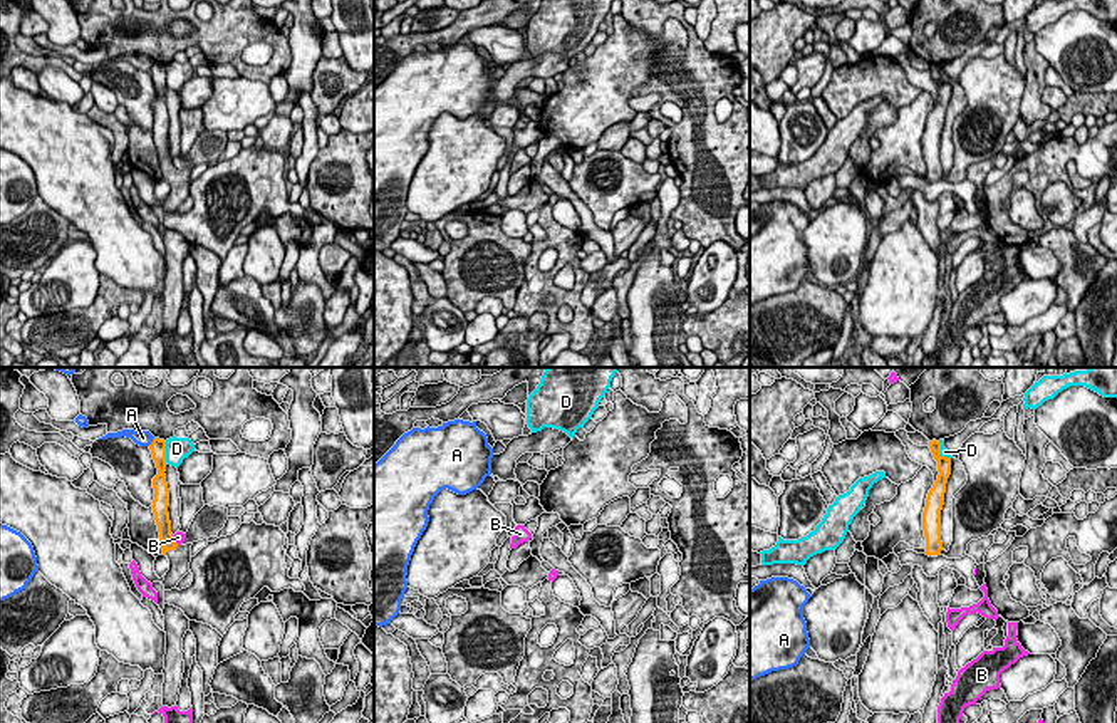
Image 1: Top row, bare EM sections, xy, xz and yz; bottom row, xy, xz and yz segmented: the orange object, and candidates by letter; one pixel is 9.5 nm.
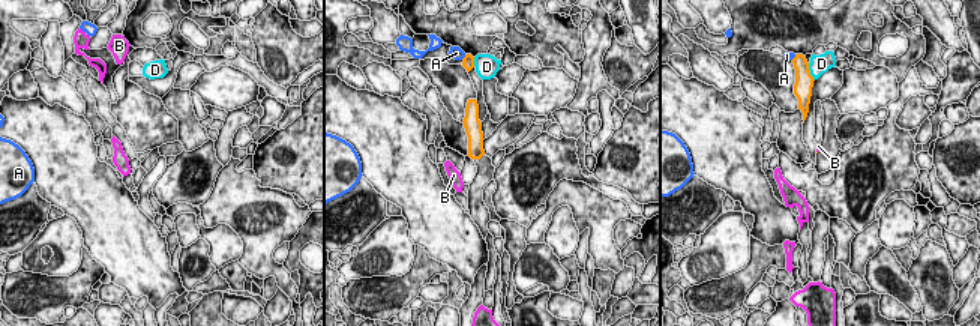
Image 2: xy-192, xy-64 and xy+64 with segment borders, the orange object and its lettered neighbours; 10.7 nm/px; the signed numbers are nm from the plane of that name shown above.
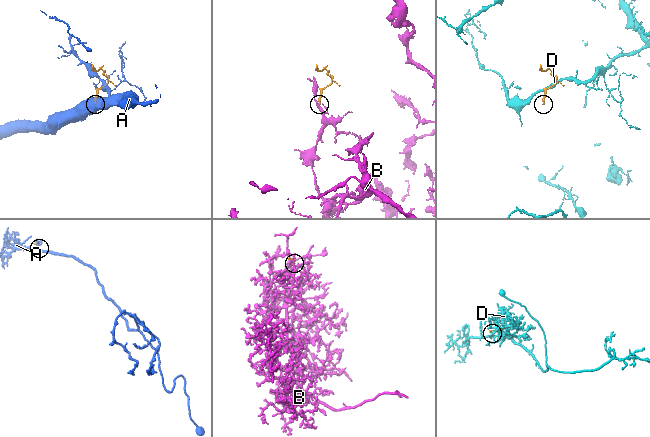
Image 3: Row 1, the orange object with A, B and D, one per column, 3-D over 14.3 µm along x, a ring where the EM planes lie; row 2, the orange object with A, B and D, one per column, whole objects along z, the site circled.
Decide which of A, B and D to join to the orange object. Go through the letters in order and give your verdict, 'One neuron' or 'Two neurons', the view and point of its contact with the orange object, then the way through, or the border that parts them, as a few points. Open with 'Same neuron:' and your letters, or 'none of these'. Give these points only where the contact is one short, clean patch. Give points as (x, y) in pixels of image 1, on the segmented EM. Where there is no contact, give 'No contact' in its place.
Same neuron: none of these
A: Two neurons. Touches orange at xy (153, 442). Boundary: xy (155, 438), (148, 445)
B: Two neurons. Touches orange at xy (173, 540). Boundary: xy (171, 535), (178, 544)
D: Two neurons. Touches orange at xy (165, 452). Boundary: xy (165, 442), (166, 462)

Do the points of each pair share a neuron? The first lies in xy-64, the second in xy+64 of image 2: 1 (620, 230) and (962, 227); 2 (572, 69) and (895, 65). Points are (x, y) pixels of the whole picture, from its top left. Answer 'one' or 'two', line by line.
1: one
2: two

